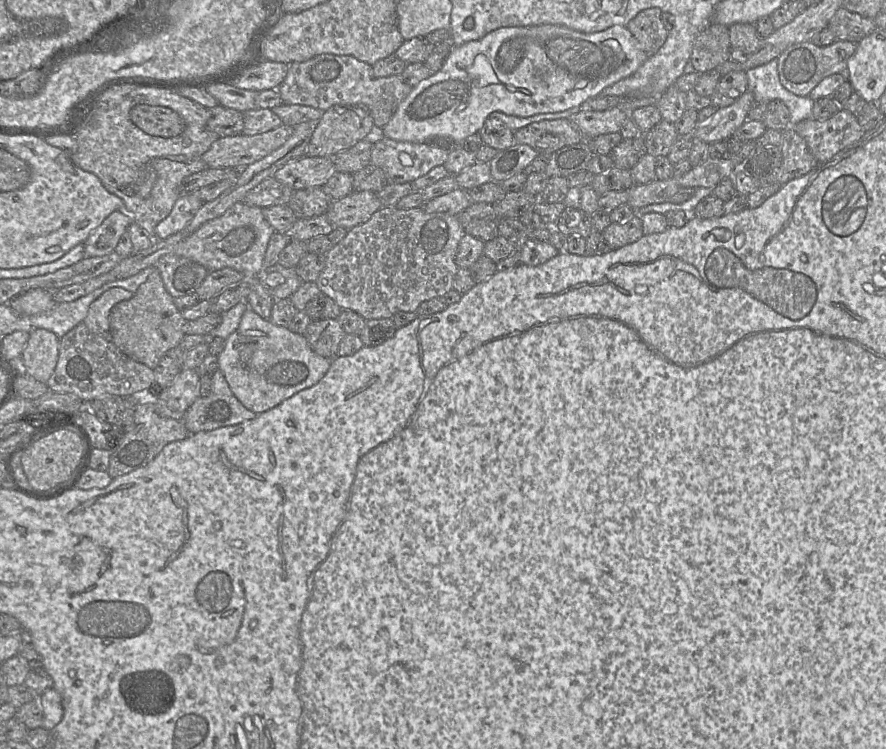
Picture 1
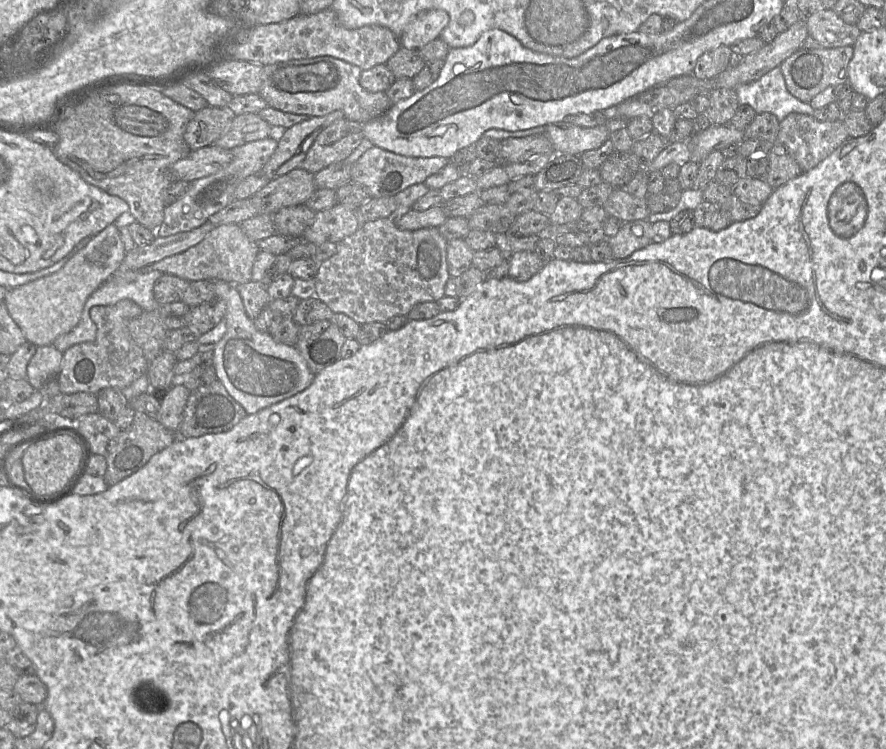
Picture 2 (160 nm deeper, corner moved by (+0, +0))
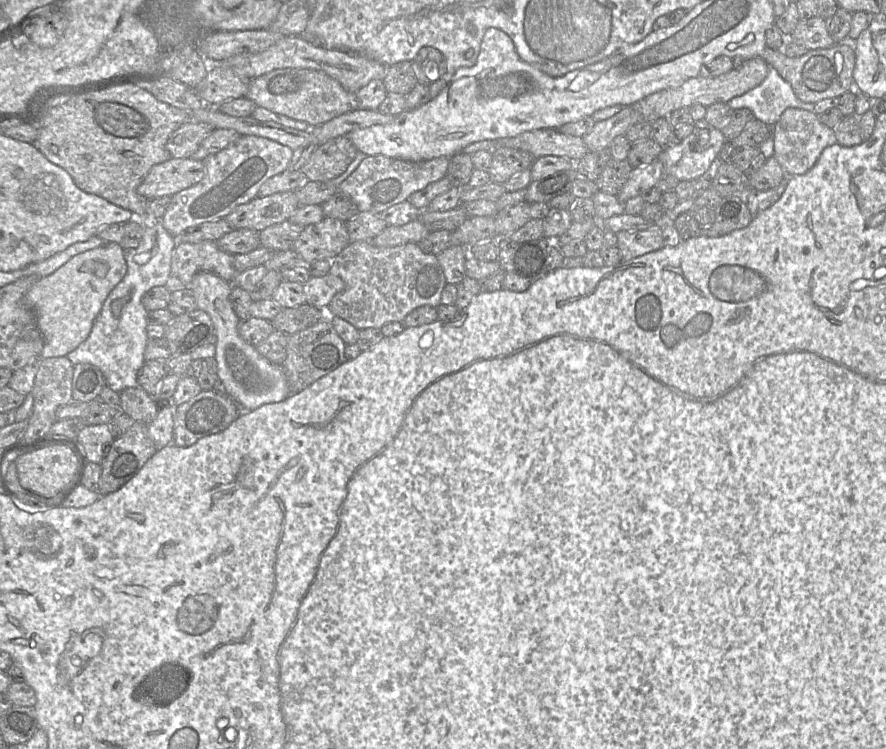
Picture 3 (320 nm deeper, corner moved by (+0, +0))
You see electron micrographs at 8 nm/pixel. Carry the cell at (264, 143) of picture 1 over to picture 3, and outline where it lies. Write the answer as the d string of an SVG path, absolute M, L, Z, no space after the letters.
M170 158L149 170L137 192L147 200L172 197L197 184L204 176L203 161L193 158Z

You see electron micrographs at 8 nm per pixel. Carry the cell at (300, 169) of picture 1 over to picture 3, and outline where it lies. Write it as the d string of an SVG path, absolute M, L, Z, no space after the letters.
M295 191L280 192L262 198L256 197L236 207L224 219L233 230L247 228L260 232L269 226L288 220L298 208L299 203Z

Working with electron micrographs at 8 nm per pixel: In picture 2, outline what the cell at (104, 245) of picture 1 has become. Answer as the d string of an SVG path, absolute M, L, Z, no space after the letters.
M110 224L59 271L8 290L4 303L9 315L19 326L26 341L35 346L52 345L78 323L88 297L106 282L120 267L125 249L115 224Z

